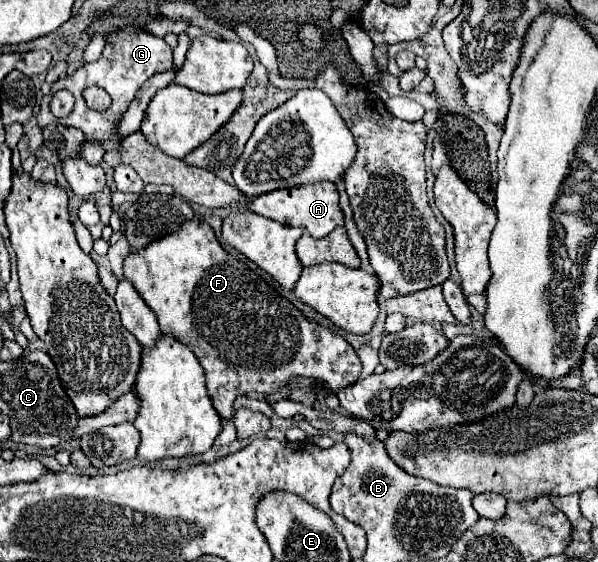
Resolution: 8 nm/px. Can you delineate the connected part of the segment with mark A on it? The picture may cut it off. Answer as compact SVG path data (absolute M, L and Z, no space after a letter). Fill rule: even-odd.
M331 182L273 190L263 196L255 196L247 208L259 216L271 218L271 220L287 224L287 226L303 226L313 238L323 238L329 232L333 232L337 226L343 226L343 212L339 208L339 194L337 194L335 184L331 184Z

